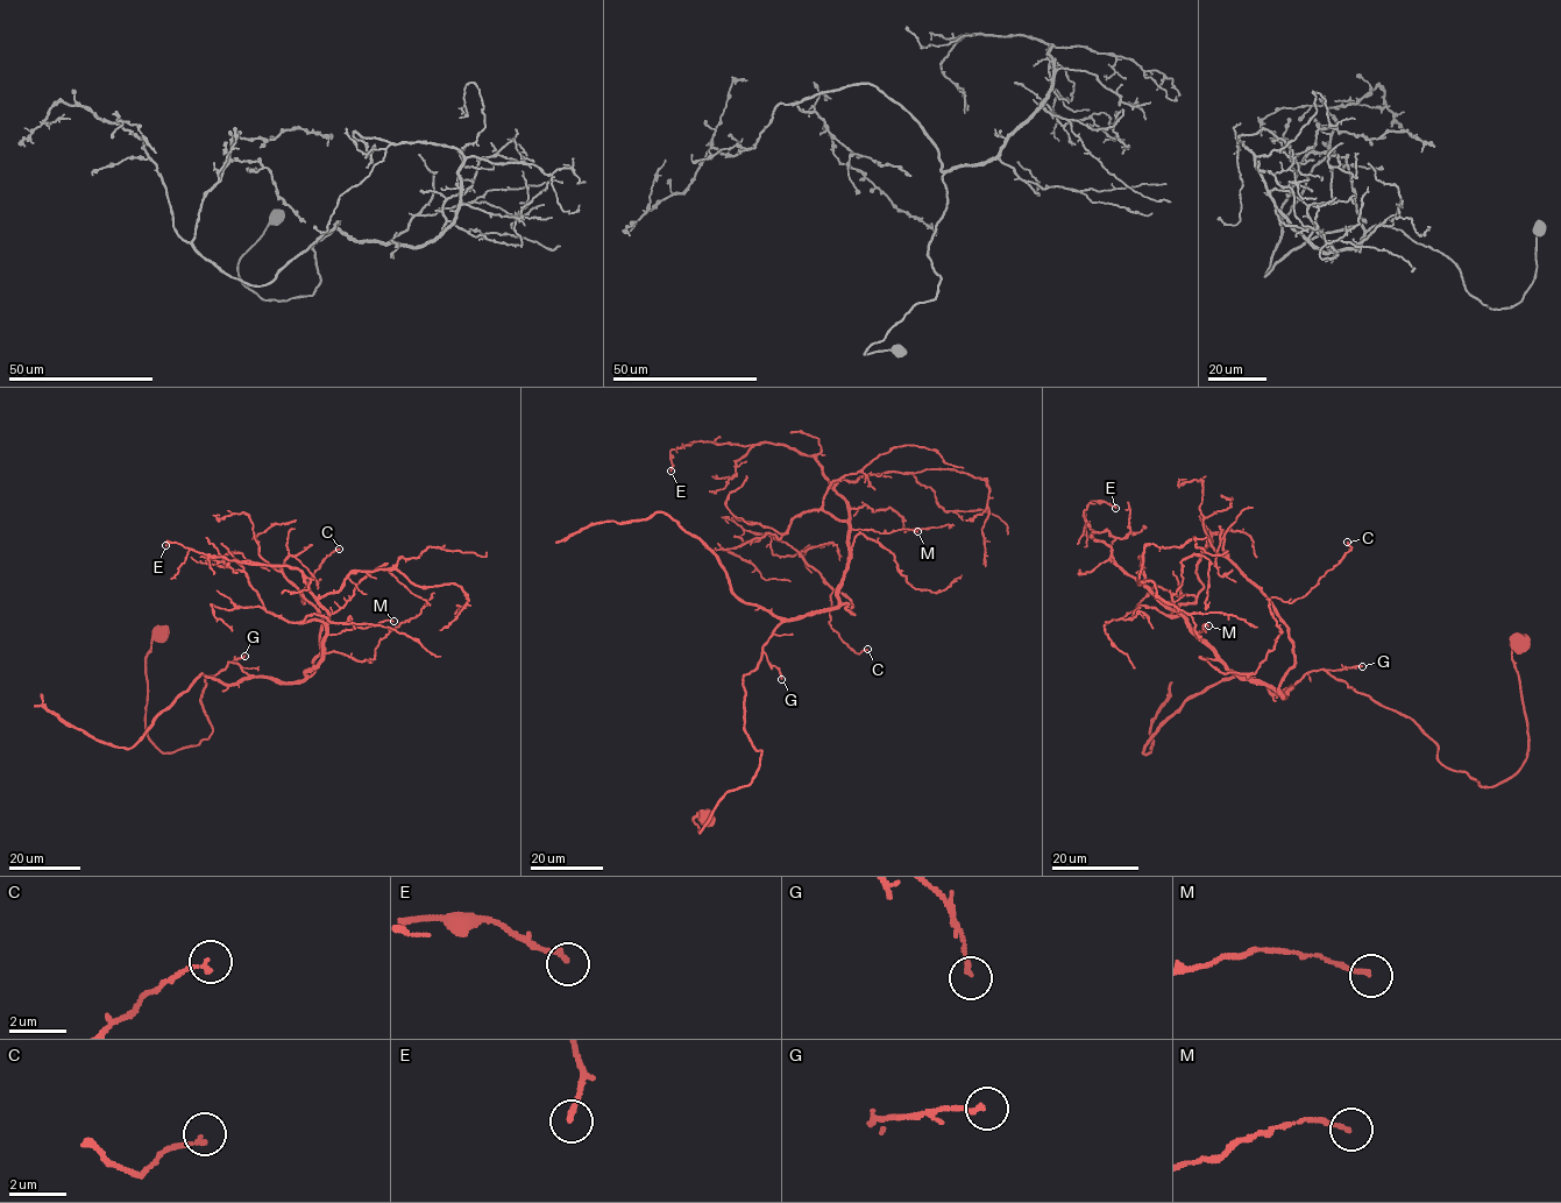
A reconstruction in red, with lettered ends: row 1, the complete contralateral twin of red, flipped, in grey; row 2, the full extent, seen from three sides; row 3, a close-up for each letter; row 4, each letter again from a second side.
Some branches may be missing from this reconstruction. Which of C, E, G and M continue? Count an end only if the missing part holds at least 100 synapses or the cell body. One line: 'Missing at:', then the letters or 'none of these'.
Missing at: none of these

